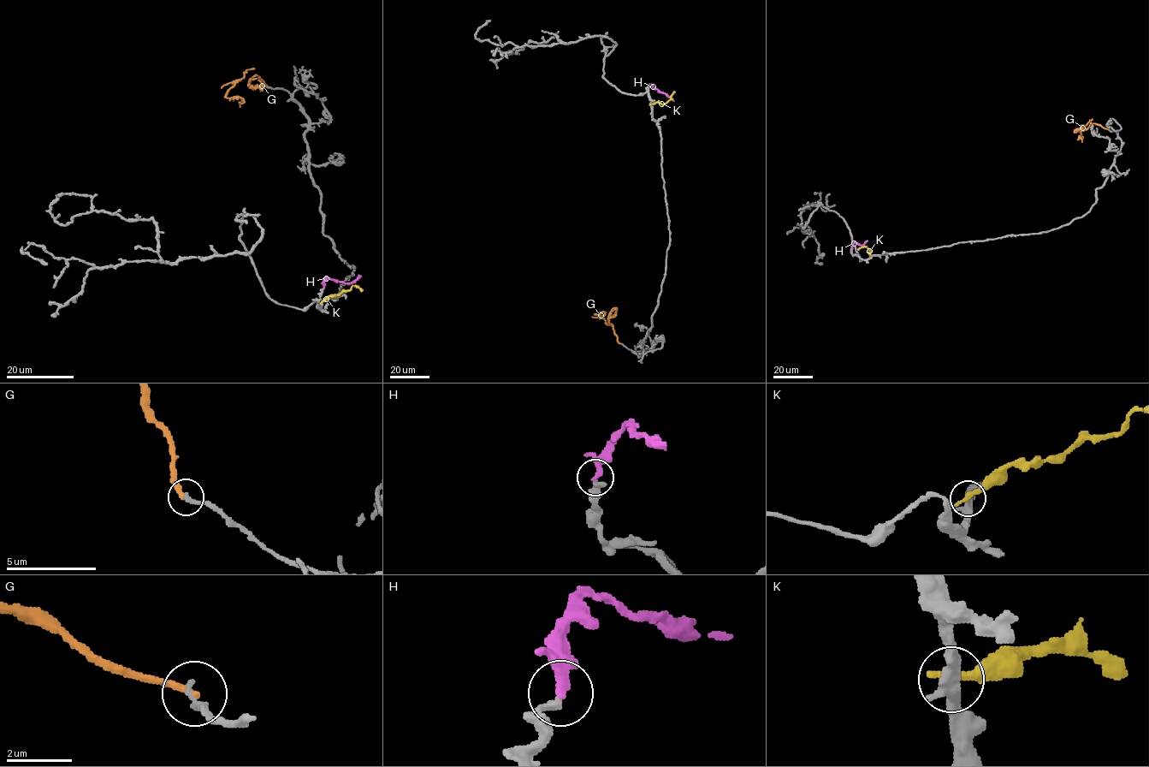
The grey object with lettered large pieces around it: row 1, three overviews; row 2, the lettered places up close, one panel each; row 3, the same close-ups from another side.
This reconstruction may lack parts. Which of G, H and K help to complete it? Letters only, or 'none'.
H

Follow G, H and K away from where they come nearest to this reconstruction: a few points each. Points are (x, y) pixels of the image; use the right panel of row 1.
G: (1109, 129), (1092, 123), (1091, 120), (1080, 129), (1077, 139)
H: (851, 247), (855, 242), (862, 245), (867, 240)
K: (870, 256), (871, 251), (867, 246), (857, 249)

